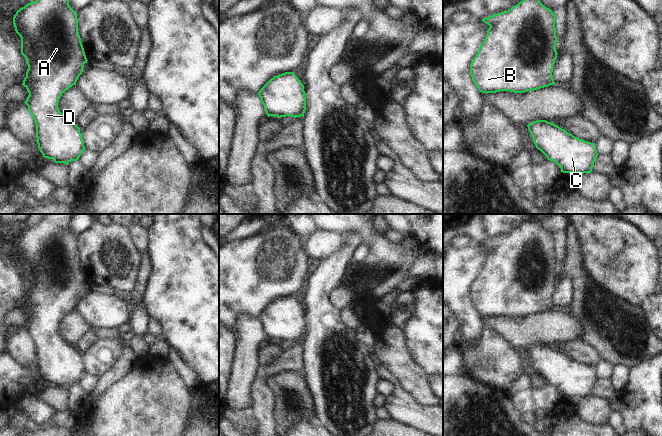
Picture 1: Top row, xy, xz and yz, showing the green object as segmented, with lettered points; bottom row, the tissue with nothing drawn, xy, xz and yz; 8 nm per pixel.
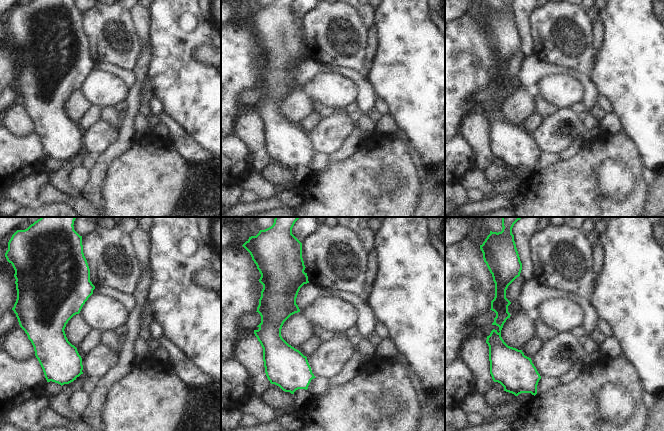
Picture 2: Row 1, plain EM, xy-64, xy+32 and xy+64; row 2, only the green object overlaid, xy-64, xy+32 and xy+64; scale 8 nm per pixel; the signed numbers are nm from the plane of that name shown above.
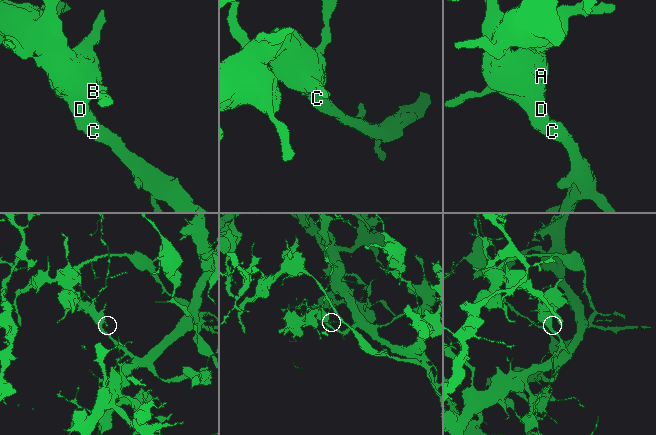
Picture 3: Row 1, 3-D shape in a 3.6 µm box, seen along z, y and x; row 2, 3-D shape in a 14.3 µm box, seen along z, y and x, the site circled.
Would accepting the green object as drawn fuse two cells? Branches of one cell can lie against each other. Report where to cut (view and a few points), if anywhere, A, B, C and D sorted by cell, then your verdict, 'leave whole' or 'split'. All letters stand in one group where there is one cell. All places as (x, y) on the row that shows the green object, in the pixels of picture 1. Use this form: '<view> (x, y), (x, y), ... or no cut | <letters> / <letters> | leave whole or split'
no cut | A B C D | leave whole

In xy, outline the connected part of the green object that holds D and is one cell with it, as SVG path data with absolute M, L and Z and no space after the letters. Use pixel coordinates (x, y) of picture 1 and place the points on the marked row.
M36 0L20 8L13 17L16 33L21 38L21 54L25 57L28 69L22 85L29 95L24 102L36 124L36 142L44 158L53 159L55 163L68 165L77 161L86 149L80 128L69 121L59 110L58 102L62 94L76 82L88 61L78 32L77 12L69 5L69 0Z

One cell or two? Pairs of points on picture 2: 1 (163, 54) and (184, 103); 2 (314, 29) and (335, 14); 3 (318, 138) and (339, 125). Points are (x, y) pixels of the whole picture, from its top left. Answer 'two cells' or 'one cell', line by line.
1: one cell
2: one cell
3: one cell

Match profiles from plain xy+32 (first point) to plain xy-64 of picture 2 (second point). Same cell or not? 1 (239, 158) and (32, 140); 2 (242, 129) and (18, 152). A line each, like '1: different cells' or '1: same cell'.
1: same cell
2: different cells

